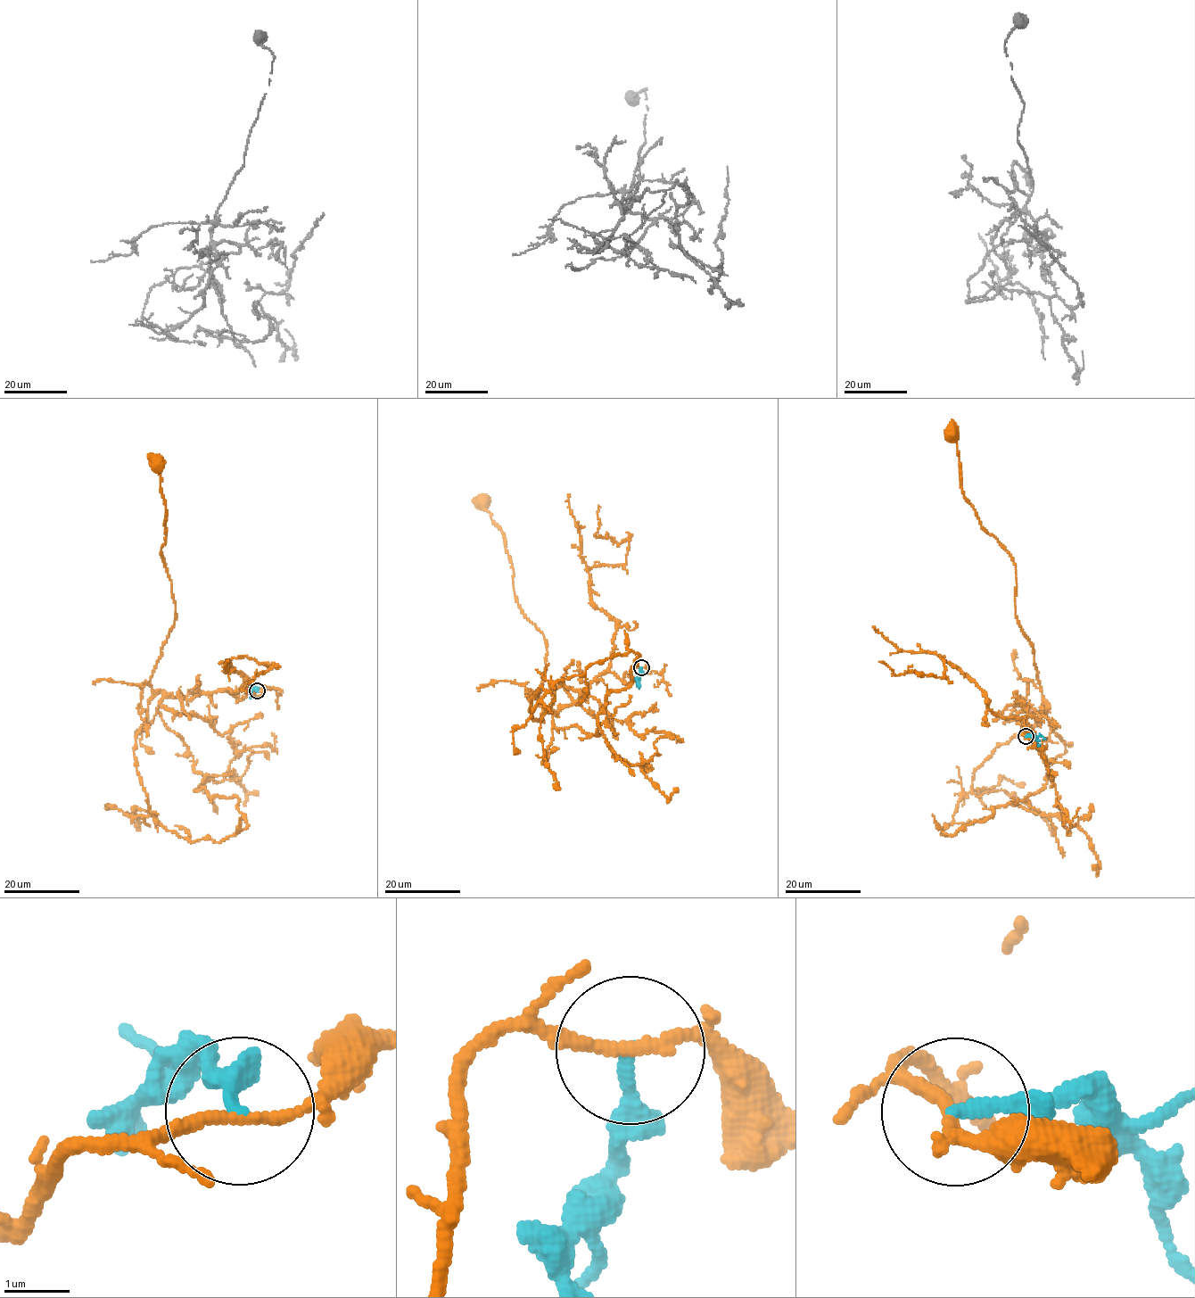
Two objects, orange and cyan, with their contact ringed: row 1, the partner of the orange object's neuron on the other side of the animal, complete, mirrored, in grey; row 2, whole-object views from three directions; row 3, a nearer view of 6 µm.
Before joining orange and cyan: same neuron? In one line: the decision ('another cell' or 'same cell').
another cell

